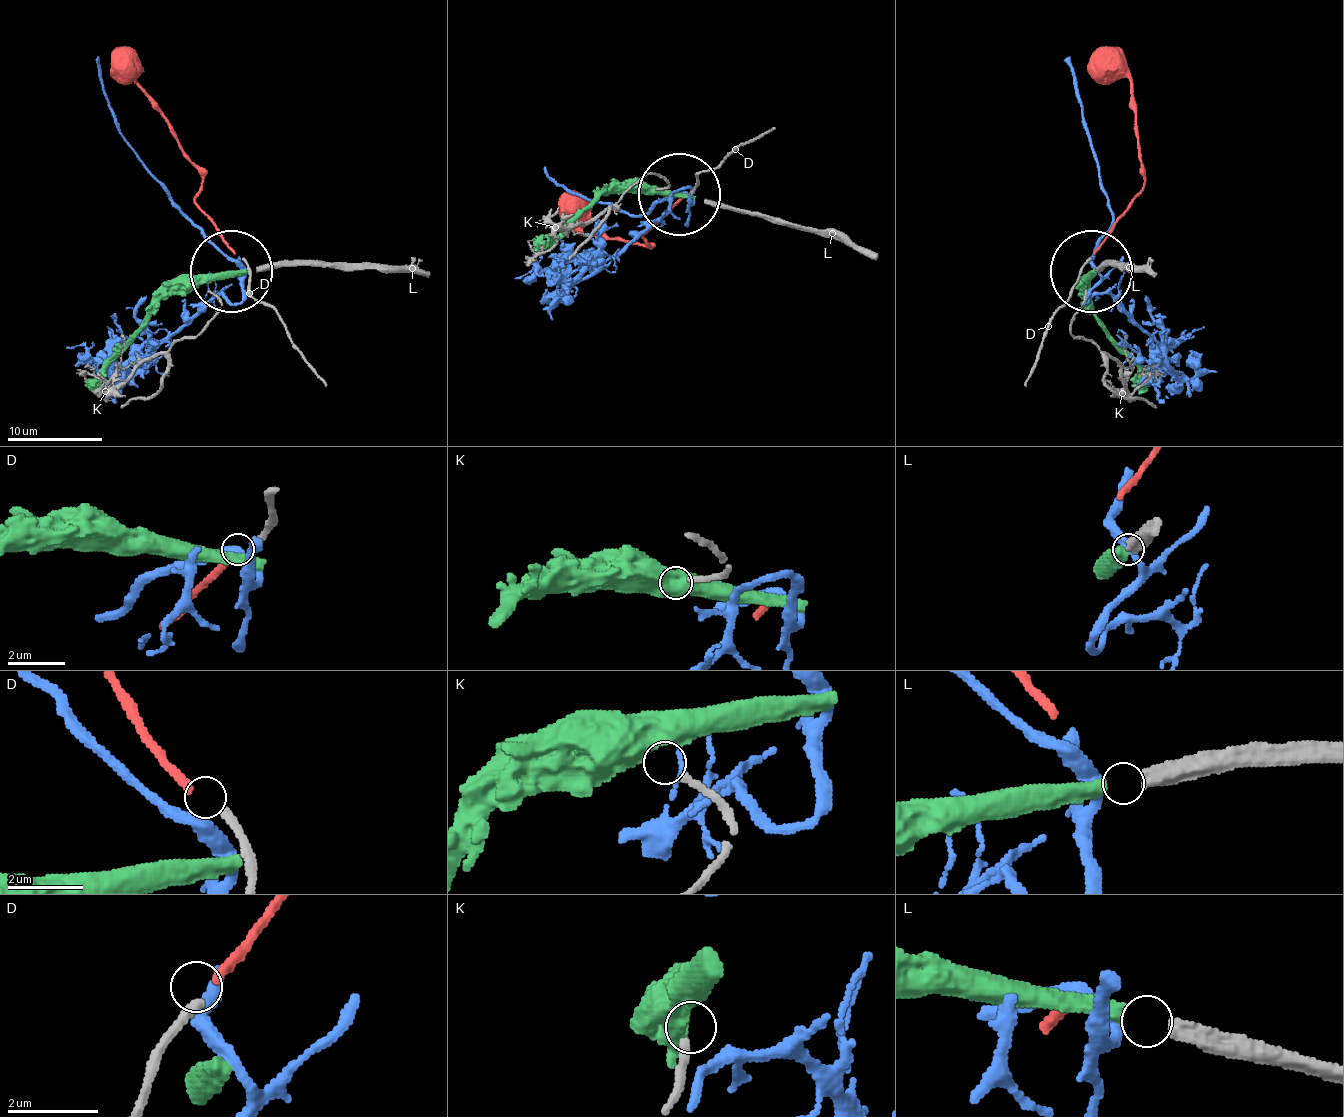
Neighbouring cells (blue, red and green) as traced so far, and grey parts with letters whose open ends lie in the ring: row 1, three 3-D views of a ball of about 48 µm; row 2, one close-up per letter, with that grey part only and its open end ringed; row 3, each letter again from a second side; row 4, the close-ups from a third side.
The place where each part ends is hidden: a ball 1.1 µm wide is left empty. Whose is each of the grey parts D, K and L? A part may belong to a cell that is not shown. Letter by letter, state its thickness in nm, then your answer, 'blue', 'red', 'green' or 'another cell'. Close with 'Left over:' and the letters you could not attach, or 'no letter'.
D: calibre 240 nm; red
K: calibre 180 nm; another cell
L: calibre 420 nm; green
Left over: K

